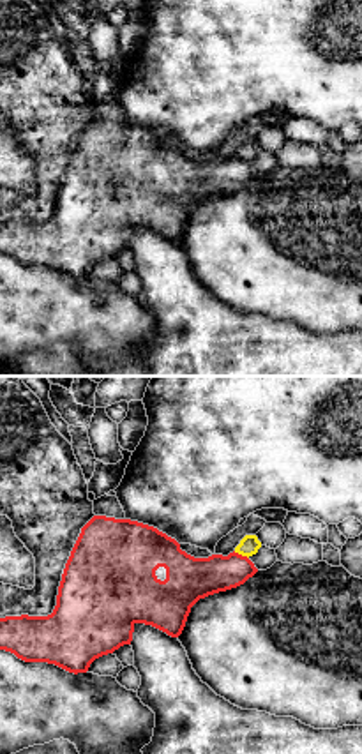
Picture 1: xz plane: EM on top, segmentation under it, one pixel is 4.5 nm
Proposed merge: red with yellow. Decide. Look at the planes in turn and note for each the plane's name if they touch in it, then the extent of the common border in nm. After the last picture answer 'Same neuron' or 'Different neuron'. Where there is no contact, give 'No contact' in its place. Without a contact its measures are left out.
Touches red in xz. Shared border 80 nm

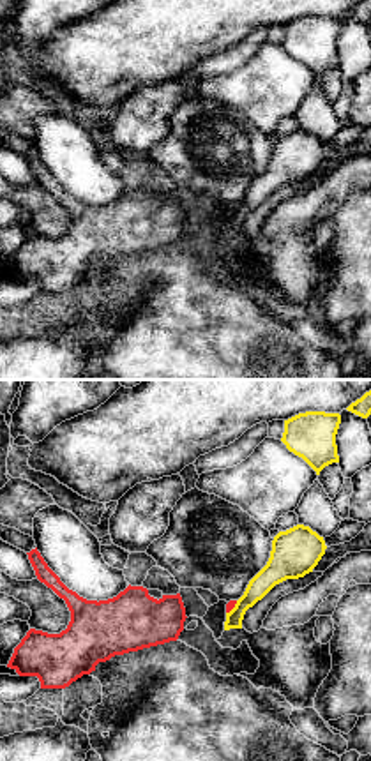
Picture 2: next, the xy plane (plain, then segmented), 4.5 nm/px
Touches red in xy. Shared border 80 nm

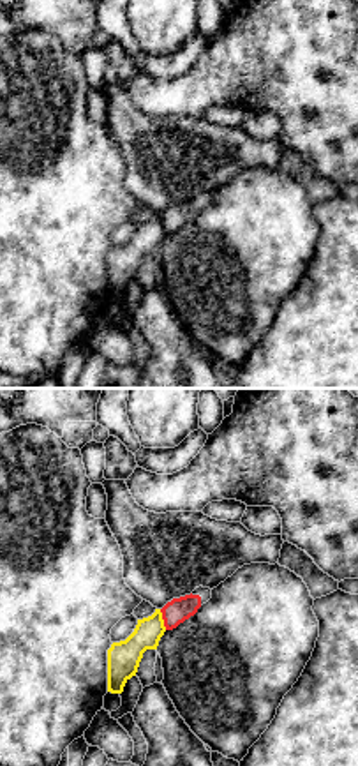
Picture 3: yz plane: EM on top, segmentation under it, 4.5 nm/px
Touches red in yz. Shared border 100 nm

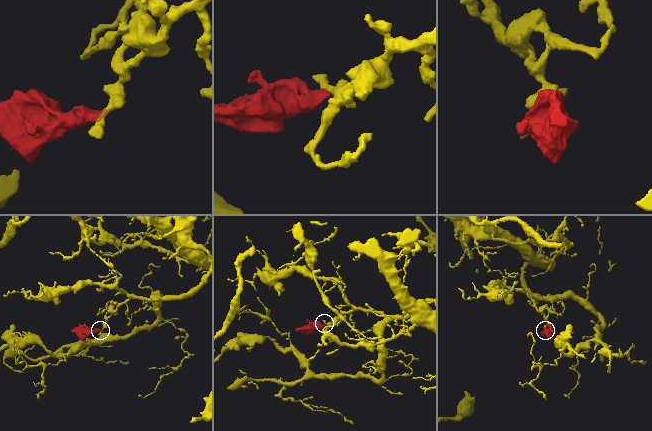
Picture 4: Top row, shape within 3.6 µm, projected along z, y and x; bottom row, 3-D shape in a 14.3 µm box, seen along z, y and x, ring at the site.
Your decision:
Different neuron

